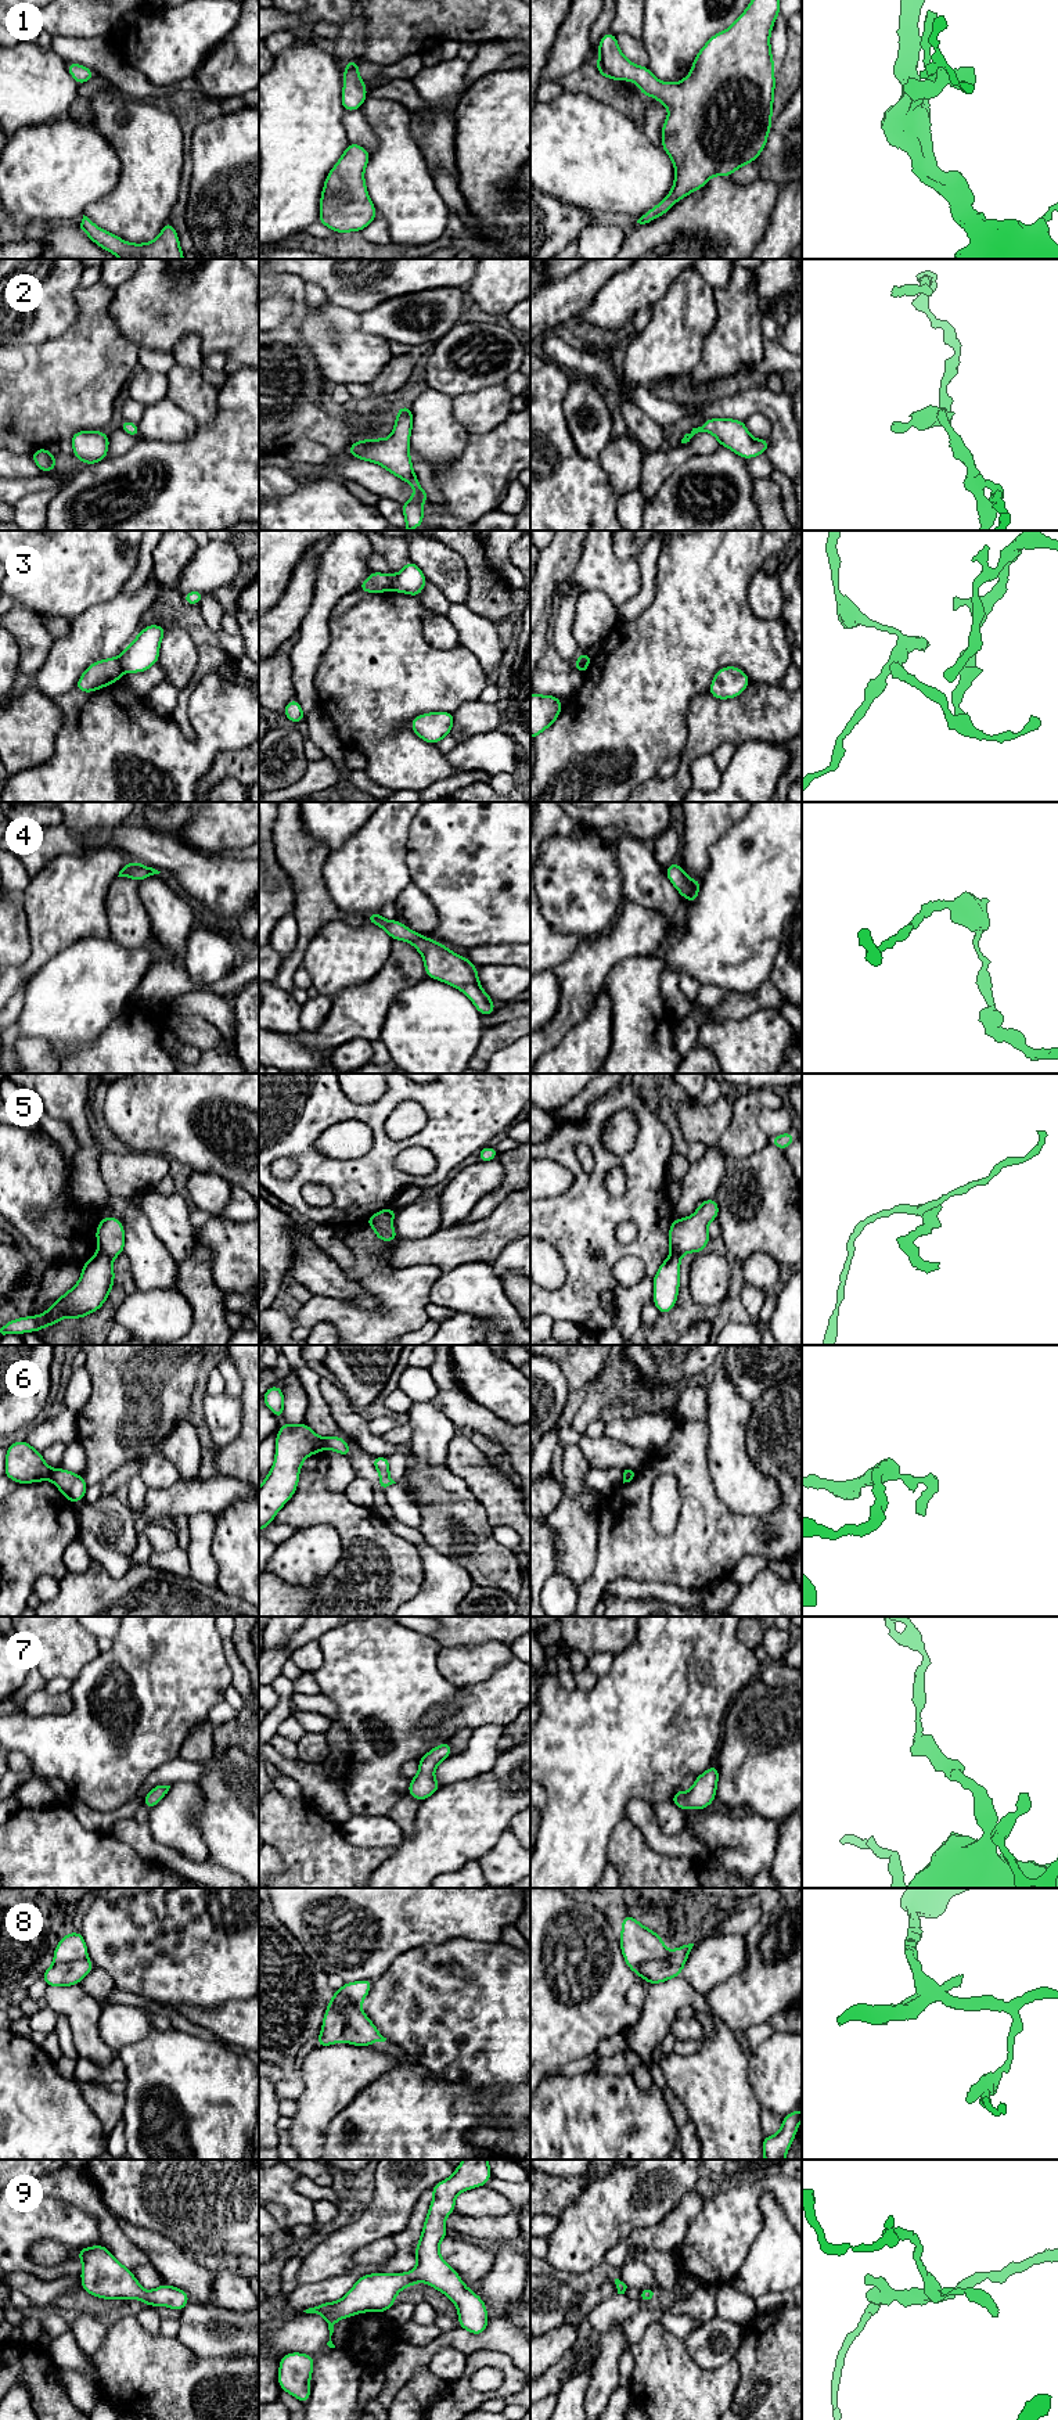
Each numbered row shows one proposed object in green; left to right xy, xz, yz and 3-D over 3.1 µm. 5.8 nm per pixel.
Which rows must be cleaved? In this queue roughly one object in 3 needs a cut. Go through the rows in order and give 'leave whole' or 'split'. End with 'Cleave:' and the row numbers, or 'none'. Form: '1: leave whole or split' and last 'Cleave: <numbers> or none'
1: leave whole
2: leave whole
3: split
4: leave whole
5: split
6: split
7: leave whole
8: split
9: leave whole
Cleave: 3, 5, 6, 8

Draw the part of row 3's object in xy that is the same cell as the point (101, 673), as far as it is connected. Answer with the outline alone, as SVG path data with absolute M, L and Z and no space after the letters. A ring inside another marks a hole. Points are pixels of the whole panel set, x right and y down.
M107 658L89 665L79 677L76 690L91 693L108 684L118 682L122 676L122 668L118 658Z

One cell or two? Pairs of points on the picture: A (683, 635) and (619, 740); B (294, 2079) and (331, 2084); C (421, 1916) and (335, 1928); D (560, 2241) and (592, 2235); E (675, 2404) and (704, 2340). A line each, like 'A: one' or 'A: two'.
A: one
B: two
C: one
D: one
E: two

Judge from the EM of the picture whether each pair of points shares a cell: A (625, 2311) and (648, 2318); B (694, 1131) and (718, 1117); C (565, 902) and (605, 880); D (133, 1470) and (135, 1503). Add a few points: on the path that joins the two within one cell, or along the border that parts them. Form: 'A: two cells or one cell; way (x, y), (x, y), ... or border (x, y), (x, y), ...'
A: two cells; border (640, 2308), (621, 2326)
B: one cell; way (700, 1125), (712, 1119)
C: one cell; way (575, 892), (587, 880), (596, 880)
D: two cells; border (139, 1474), (133, 1475), (128, 1484)

